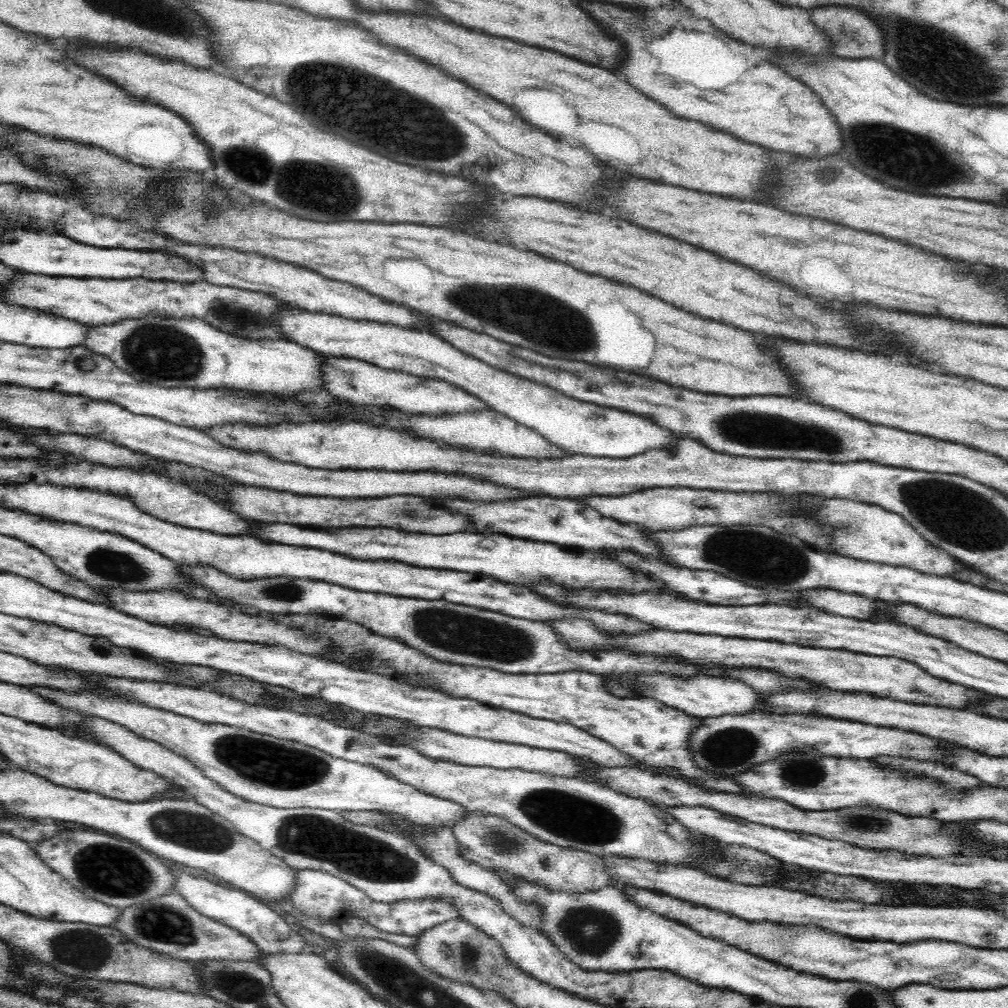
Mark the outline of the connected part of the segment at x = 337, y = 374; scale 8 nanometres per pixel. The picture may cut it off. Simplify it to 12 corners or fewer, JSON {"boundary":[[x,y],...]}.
{"boundary":[[329,357],[323,382],[354,405],[437,417],[495,411],[448,381]]}

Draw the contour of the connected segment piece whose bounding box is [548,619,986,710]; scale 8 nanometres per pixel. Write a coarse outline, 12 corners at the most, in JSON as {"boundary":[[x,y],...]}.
{"boundary":[[548,622],[569,648],[771,668],[826,688],[974,710],[986,694],[894,656]]}

